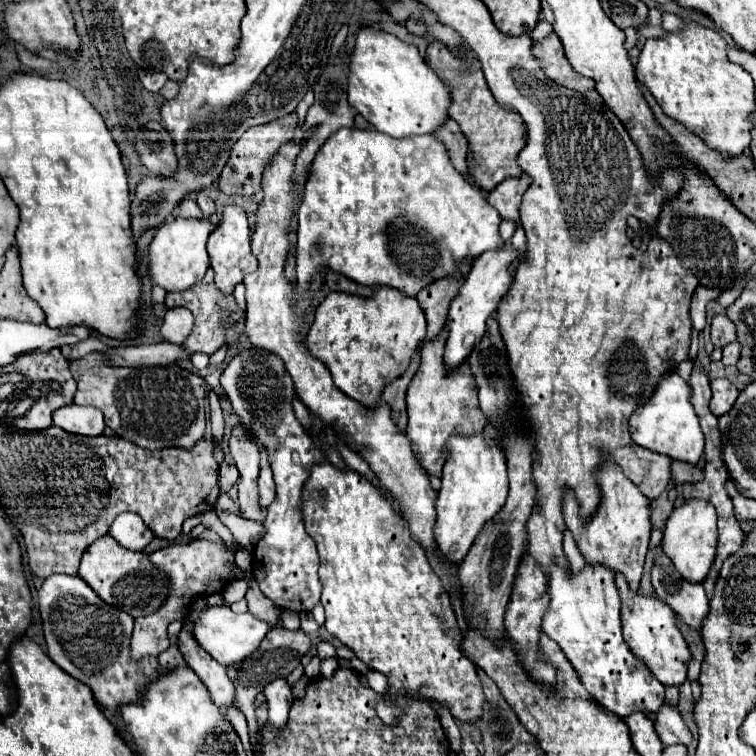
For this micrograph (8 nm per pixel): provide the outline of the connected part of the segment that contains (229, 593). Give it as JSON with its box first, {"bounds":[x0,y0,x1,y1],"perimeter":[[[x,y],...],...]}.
{"bounds":[223,579,249,603],"perimeter":[[[249,579],[231,581],[231,587],[225,587],[225,591],[223,591],[223,599],[225,599],[227,603],[235,603],[235,601],[239,601],[239,599],[245,597],[247,587],[249,587]]]}

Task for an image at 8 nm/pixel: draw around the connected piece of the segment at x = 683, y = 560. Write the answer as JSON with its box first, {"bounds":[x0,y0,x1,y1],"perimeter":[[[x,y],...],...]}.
{"bounds":[663,499,719,583],"perimeter":[[[691,499],[685,501],[681,507],[677,507],[663,531],[663,551],[665,555],[673,561],[675,569],[681,573],[683,579],[689,583],[703,583],[707,577],[715,553],[717,553],[717,543],[719,543],[719,533],[717,533],[717,513],[715,507],[703,499]]]}

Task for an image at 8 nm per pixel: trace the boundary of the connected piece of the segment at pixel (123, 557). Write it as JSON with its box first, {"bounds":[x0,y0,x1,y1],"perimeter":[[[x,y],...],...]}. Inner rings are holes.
{"bounds":[79,535,169,619],"perimeter":[[[109,535],[99,537],[95,543],[91,543],[87,547],[87,551],[83,553],[83,559],[81,559],[79,575],[83,575],[83,581],[105,603],[109,603],[113,607],[119,607],[119,585],[121,585],[121,611],[127,611],[135,619],[157,611],[169,591],[167,575],[151,565],[147,553],[135,553],[135,551],[123,549]]]}

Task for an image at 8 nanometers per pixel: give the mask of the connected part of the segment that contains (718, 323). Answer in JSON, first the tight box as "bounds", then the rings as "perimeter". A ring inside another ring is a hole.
{"bounds":[711,313,737,347],"perimeter":[[[719,313],[713,317],[711,341],[715,347],[725,347],[727,343],[731,343],[731,339],[735,339],[735,335],[737,335],[737,327],[731,323],[731,319],[727,319],[727,315]]]}

